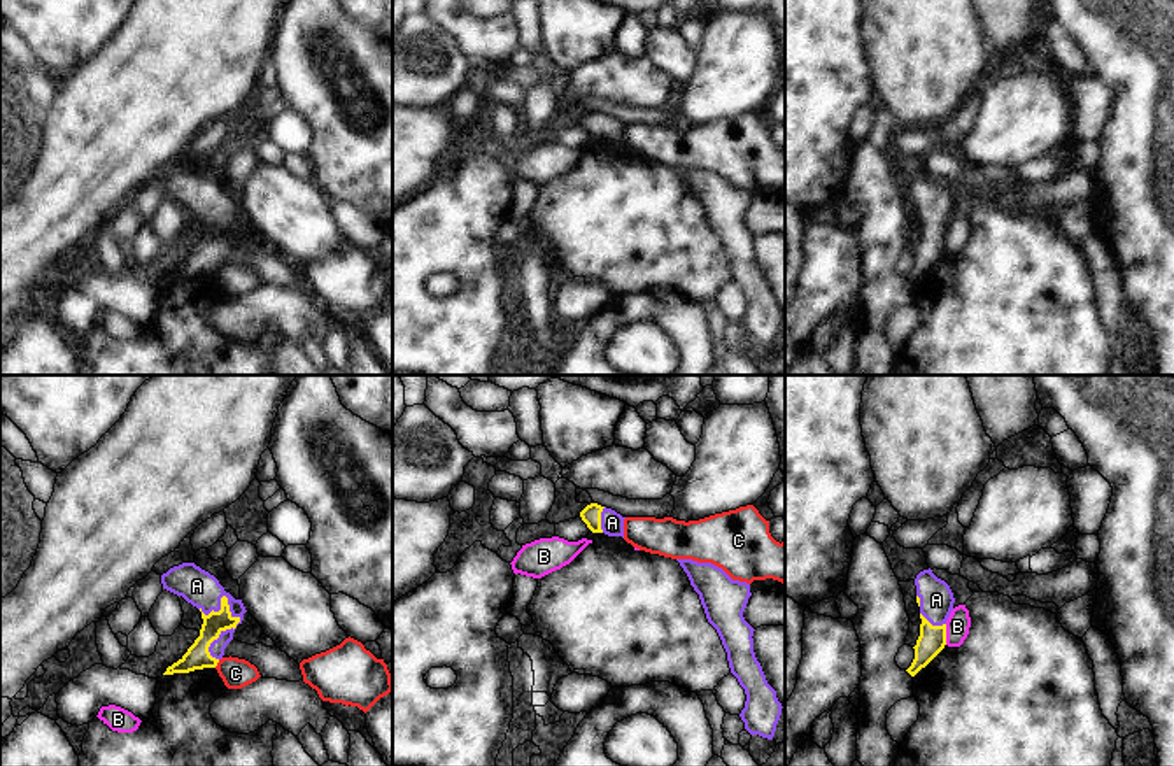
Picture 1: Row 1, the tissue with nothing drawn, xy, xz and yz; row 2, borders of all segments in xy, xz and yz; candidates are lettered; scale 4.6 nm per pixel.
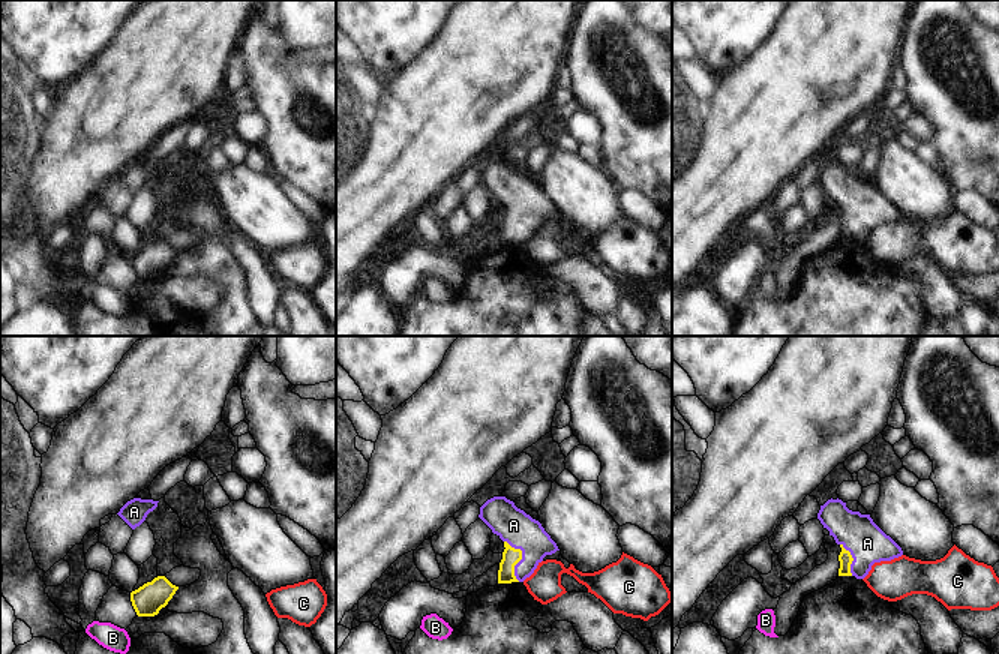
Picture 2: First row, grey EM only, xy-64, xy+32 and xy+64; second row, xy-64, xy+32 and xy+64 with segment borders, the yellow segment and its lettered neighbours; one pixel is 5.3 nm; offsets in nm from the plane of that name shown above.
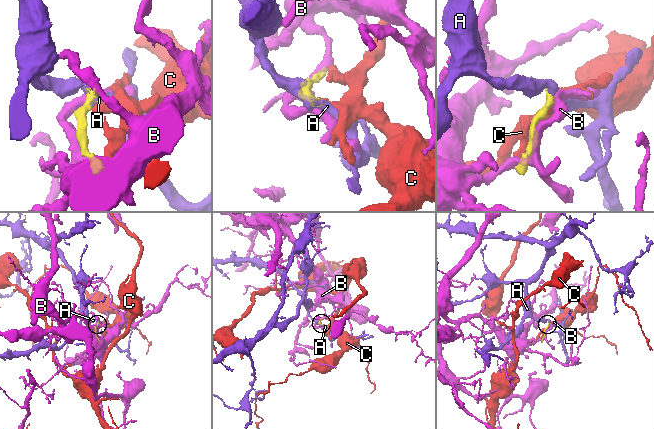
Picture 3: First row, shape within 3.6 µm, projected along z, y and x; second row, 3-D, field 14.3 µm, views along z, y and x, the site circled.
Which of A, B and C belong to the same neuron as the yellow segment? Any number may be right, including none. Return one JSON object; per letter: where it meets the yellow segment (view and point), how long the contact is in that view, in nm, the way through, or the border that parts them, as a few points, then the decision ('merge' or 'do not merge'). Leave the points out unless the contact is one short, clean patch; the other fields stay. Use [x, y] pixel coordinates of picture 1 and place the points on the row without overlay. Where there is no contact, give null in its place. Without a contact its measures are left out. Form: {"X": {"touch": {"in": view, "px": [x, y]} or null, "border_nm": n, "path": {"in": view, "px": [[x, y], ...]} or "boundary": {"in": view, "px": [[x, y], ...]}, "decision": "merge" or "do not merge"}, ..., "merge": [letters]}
{"A": {"touch": {"in": "xy", "px": [232, 234]}, "border_nm": 300, "path": {"in": "xy", "px": [[197, 265], [232, 234], [226, 205], [197, 193]]}, "decision": "merge"}, "B": {"touch": {"in": "yz", "px": [945, 242]}, "border_nm": 100, "decision": "do not merge"}, "C": {"touch": {"in": "xy", "px": [218, 269]}, "border_nm": 50, "boundary": {"in": "xy", "px": [[219, 267], [214, 274]]}, "decision": "do not merge"}, "merge": ["A"]}

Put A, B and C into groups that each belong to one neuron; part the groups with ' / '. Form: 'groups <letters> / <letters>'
groups A / B / C

